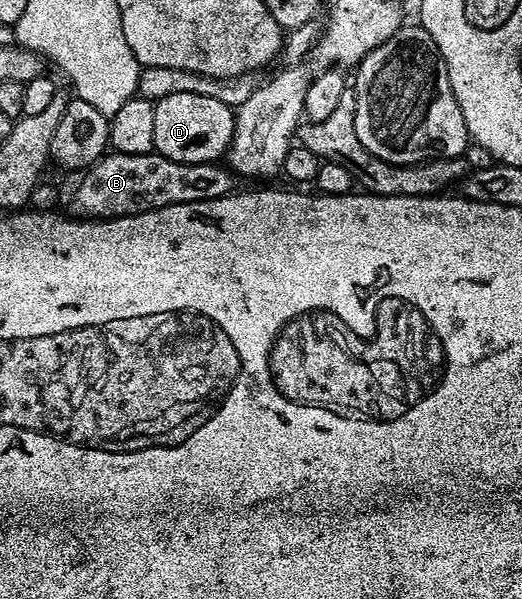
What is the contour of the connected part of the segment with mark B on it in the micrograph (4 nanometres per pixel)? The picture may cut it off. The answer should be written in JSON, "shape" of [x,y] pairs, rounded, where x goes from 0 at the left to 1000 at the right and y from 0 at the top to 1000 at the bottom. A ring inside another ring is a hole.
{"shape":[[[203,255],[186,265],[153,292],[155,306],[140,324],[142,359],[163,367],[199,367],[226,364],[238,357],[272,357],[284,351],[320,347],[328,341],[366,341],[381,334],[412,334],[448,322],[450,292],[437,275],[416,270],[383,270],[381,274],[351,274],[335,267],[320,267],[320,260],[291,257],[228,257]]]}

